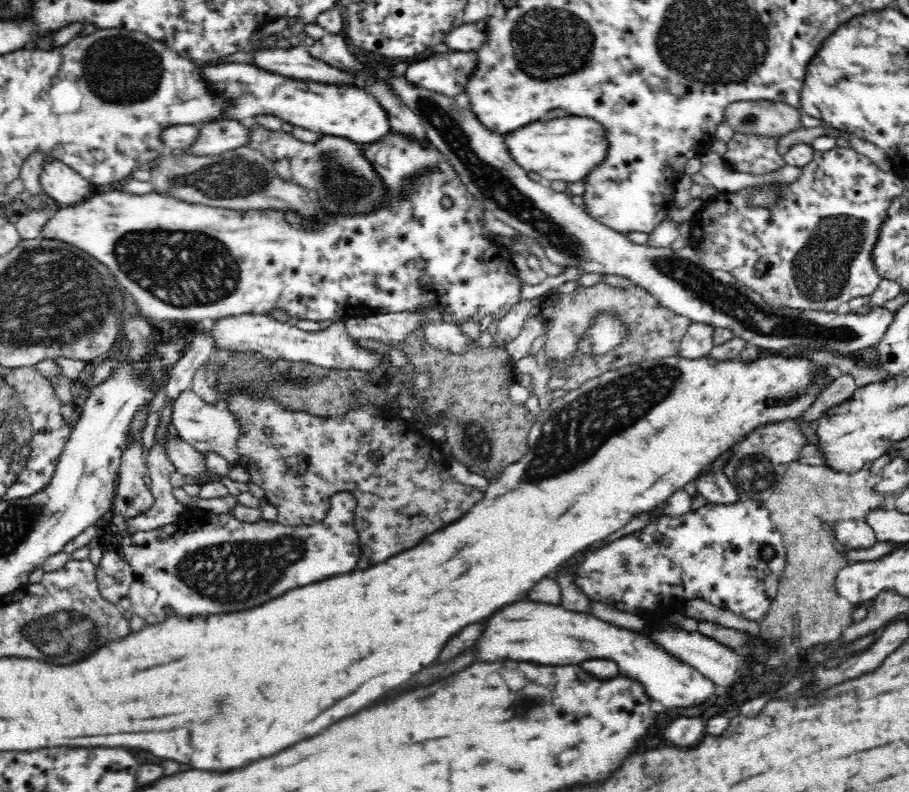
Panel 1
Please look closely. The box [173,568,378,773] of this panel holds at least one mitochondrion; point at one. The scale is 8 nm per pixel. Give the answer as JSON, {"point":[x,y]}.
{"point":[219,708]}

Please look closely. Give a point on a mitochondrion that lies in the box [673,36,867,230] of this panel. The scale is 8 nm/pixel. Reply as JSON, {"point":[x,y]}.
{"point":[750,120]}

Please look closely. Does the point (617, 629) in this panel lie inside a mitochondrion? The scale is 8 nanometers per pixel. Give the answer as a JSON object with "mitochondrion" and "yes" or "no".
{"mitochondrion":"no"}

